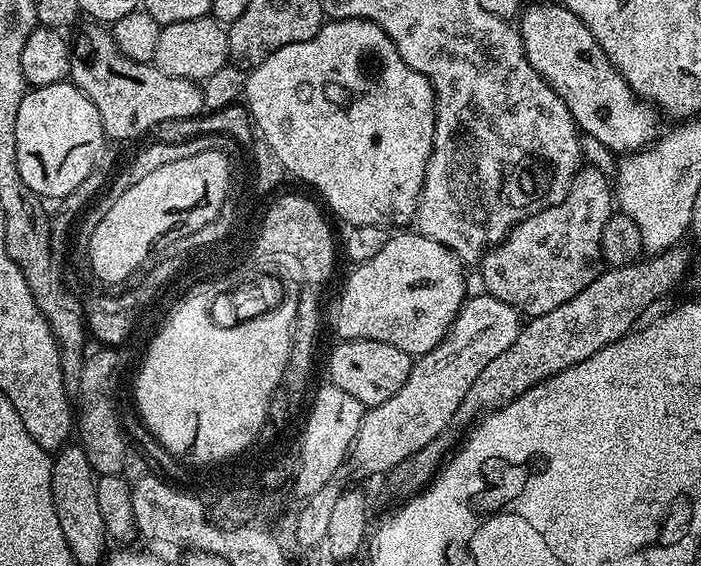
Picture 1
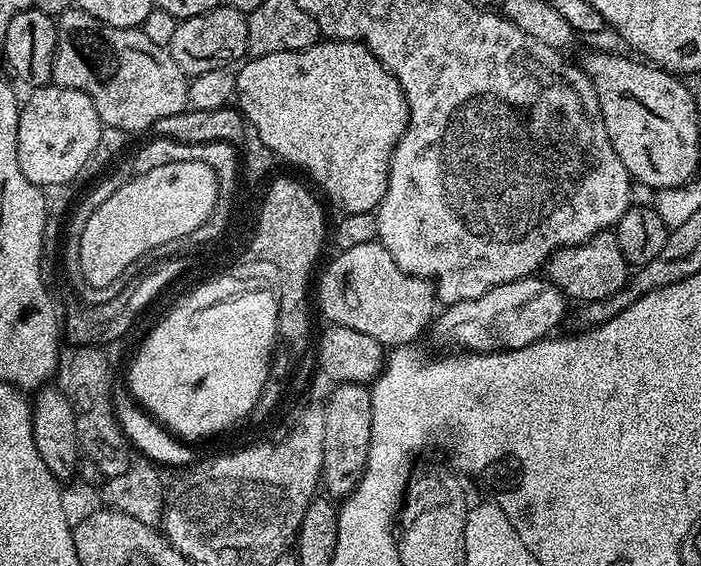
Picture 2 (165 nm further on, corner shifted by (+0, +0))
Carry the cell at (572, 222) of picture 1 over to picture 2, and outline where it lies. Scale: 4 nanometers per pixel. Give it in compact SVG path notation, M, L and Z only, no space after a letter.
M615 231L600 232L591 236L585 244L575 244L573 248L559 248L553 252L546 265L546 279L569 301L584 300L595 302L607 300L615 292L628 287L630 265L618 250Z

